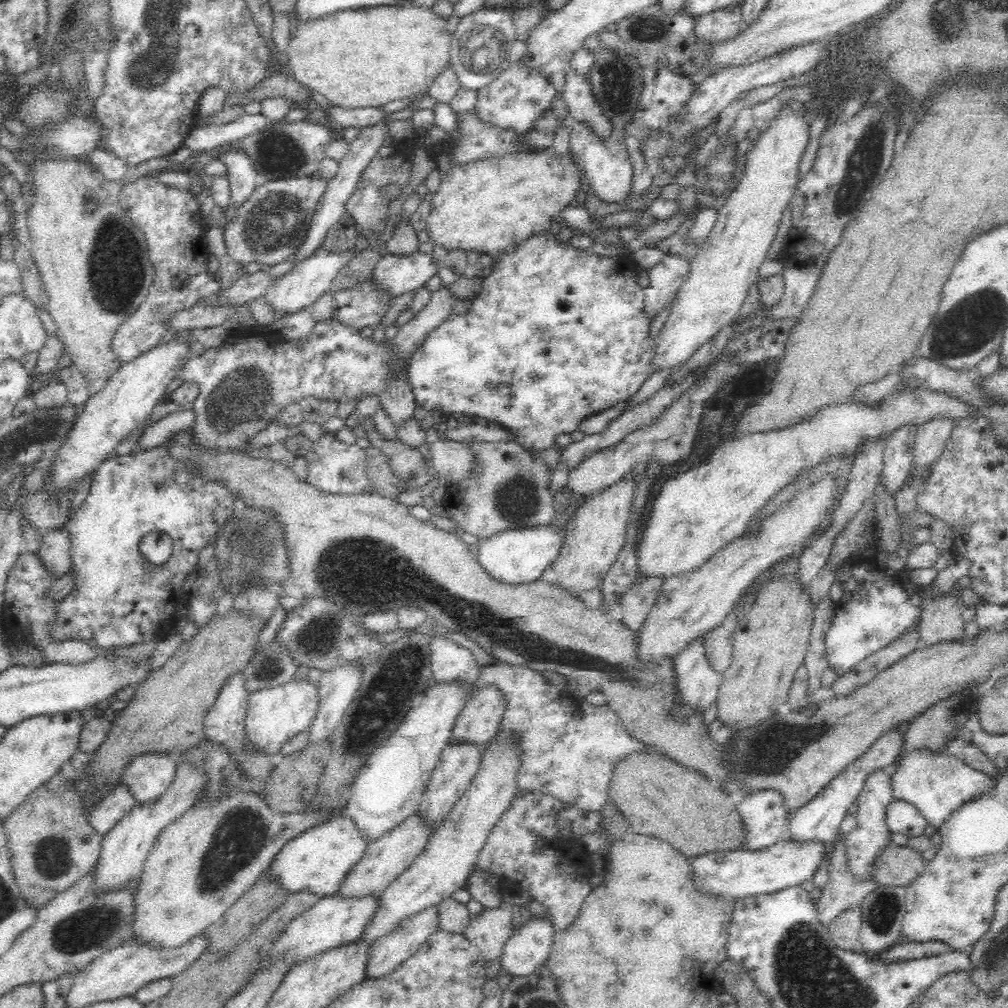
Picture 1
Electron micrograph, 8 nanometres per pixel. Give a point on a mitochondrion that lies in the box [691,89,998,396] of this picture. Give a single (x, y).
(864, 158)

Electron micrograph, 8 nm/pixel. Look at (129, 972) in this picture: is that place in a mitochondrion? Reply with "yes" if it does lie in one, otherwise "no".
no

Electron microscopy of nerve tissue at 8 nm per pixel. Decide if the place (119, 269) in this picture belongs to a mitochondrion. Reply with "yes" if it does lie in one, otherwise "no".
yes

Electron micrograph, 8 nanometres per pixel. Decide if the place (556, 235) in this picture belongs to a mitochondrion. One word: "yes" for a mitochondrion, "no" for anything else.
no

